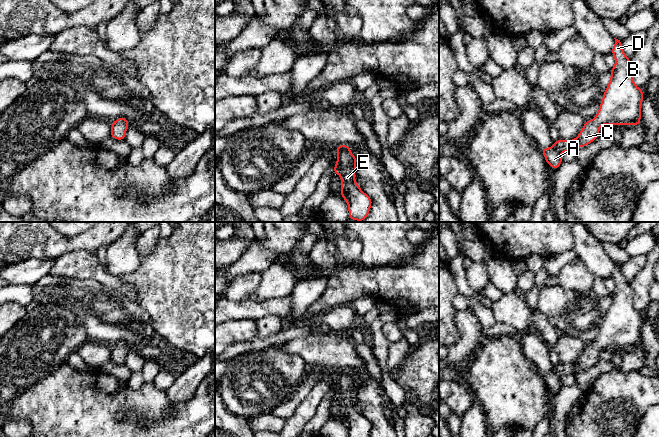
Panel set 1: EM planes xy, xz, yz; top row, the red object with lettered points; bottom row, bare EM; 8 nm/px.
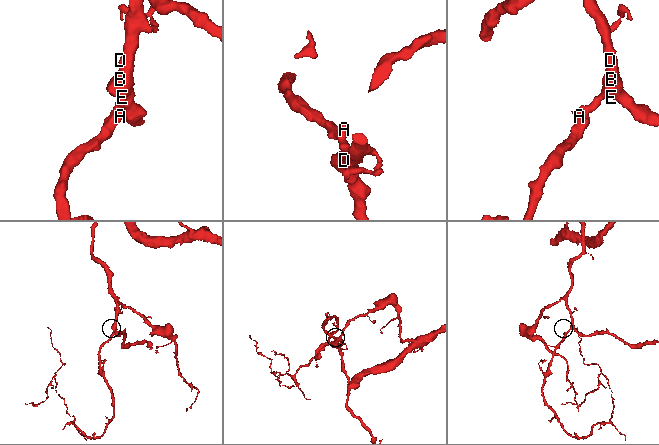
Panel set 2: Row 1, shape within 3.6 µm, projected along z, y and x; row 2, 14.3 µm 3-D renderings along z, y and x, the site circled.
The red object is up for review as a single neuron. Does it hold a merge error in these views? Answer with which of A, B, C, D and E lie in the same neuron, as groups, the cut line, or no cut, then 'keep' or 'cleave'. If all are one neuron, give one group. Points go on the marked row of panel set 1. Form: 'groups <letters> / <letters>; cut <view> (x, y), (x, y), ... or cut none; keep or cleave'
groups A B C D E; cut none; keep

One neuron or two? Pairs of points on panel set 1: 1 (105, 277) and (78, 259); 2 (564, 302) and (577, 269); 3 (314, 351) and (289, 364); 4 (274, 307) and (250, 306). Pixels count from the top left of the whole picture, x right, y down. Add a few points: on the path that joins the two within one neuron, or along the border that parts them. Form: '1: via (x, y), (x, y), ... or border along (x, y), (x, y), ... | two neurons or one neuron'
1: via (98, 272), (85, 265) | one neuron
2: border along (557, 284), (576, 291), (591, 289) | two neurons
3: border along (282, 344), (286, 351), (297, 354), (310, 367) | two neurons
4: via (268, 307), (256, 307) | one neuron

